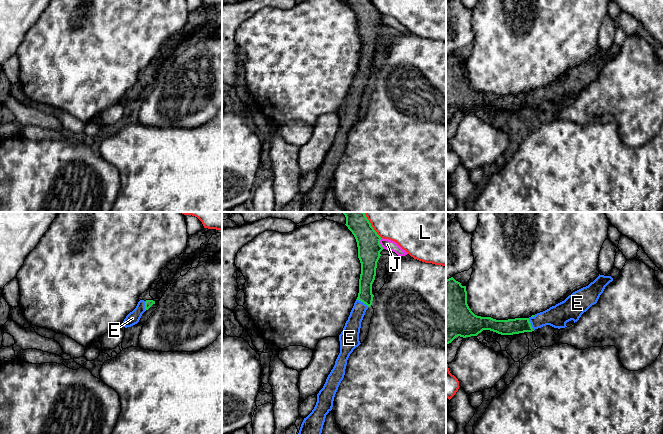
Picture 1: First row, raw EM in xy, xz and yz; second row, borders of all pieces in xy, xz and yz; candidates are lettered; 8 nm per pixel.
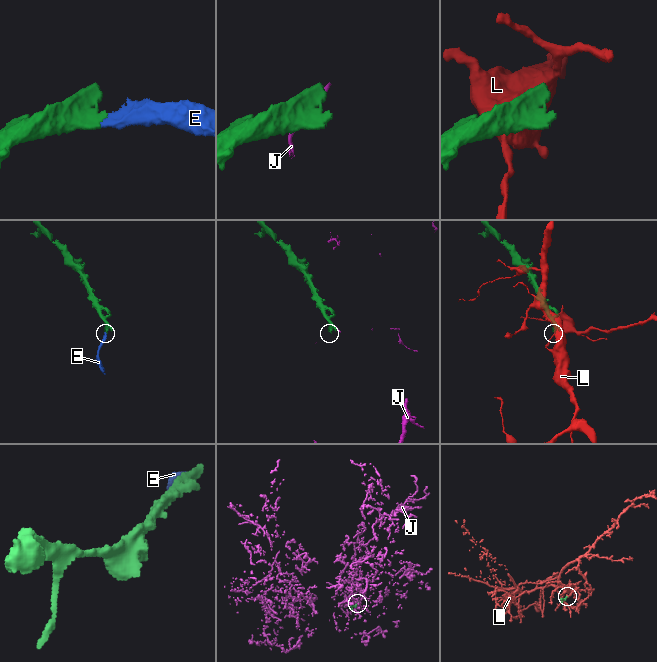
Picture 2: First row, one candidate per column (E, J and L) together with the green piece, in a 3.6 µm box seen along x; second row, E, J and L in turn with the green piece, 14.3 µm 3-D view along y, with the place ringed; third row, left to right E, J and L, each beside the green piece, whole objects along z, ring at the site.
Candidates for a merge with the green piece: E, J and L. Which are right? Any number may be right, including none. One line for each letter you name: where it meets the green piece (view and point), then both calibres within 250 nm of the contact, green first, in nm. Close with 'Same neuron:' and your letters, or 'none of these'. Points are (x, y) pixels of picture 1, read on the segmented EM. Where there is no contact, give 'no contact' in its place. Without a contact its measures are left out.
E: xz (362, 301) | 130/140 nm
Same neuron: E

